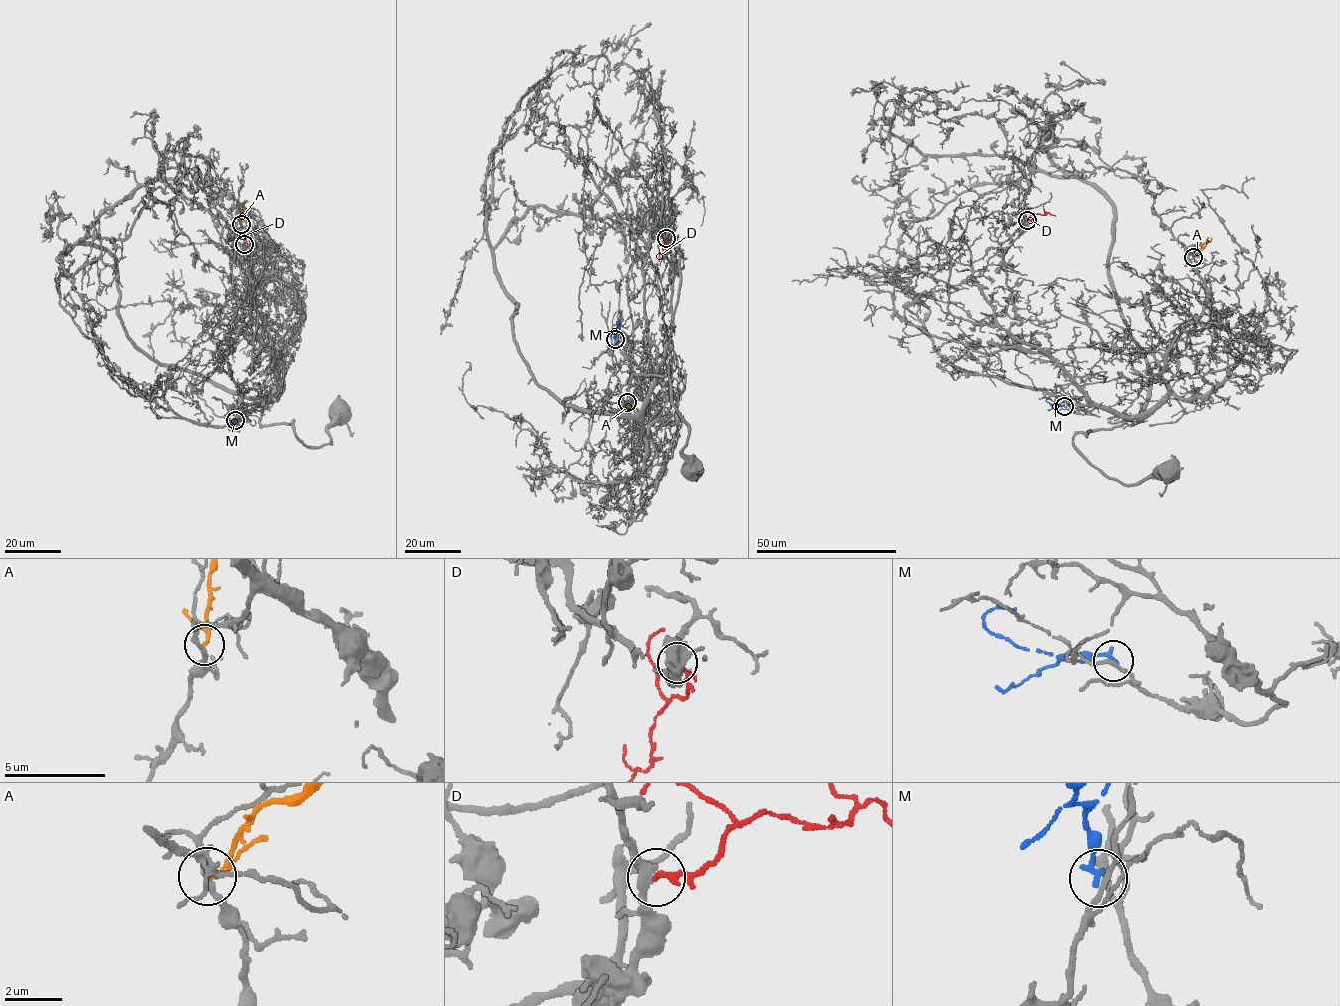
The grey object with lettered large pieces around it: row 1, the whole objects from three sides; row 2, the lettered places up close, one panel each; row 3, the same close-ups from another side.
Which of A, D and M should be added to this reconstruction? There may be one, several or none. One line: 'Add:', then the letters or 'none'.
Add: D

